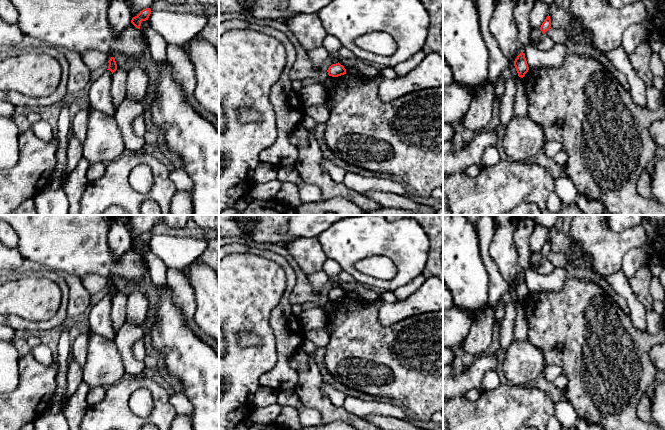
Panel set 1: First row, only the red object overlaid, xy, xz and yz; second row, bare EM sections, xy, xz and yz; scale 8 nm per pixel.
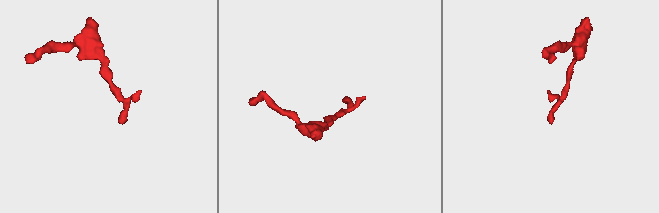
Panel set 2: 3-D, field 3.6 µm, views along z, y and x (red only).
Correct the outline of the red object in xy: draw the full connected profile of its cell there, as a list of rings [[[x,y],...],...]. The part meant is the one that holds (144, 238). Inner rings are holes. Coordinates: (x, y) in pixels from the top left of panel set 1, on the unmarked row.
[[[147,232],[147,233],[144,233],[142,235],[140,235],[140,237],[133,241],[132,244],[131,244],[131,247],[138,253],[140,253],[140,250],[141,250],[141,246],[142,245],[146,245],[148,244],[150,238],[151,238],[151,233],[150,232]]]

